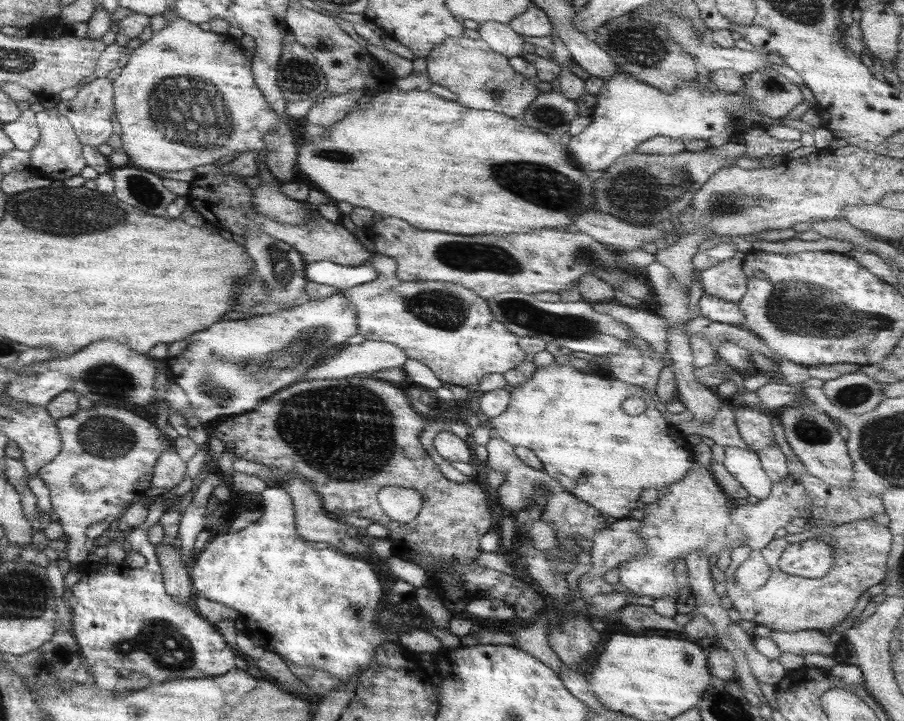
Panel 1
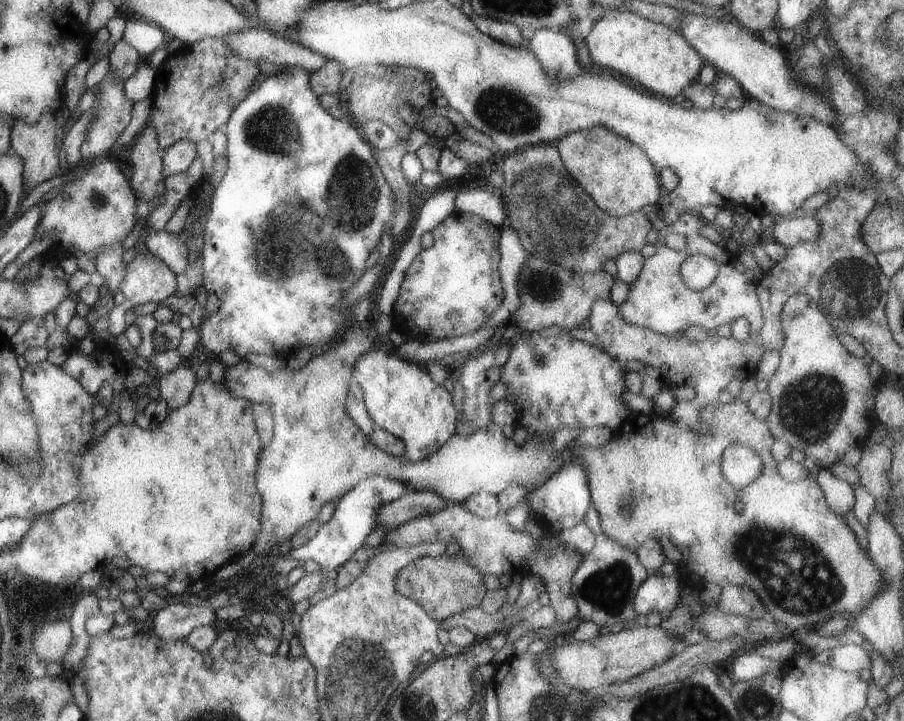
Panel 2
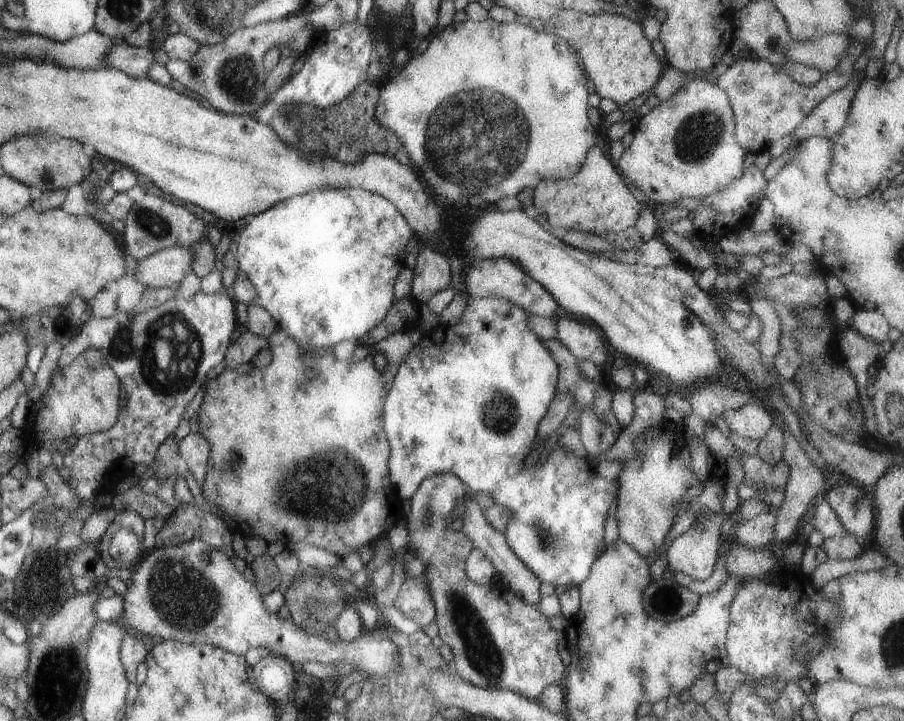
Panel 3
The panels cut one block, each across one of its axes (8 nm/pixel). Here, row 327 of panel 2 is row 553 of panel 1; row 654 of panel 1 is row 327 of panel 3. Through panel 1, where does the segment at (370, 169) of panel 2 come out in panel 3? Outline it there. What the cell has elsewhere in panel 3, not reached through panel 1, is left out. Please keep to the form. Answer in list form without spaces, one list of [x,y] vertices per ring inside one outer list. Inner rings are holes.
[[[332,187],[322,190],[310,191],[301,195],[296,195],[290,199],[286,199],[282,203],[271,206],[268,210],[257,214],[250,224],[247,224],[244,230],[240,232],[238,236],[238,248],[236,248],[236,260],[239,266],[239,270],[244,272],[246,278],[254,285],[257,290],[255,295],[254,304],[263,306],[263,309],[272,315],[272,318],[276,320],[279,326],[280,332],[294,338],[302,350],[320,350],[330,349],[332,350],[335,344],[338,344],[344,339],[358,340],[363,334],[366,334],[369,330],[372,330],[379,322],[384,320],[388,309],[395,301],[394,287],[395,280],[398,273],[404,268],[406,262],[406,244],[408,240],[413,238],[415,234],[407,223],[407,220],[396,210],[396,206],[388,200],[384,200],[382,196],[378,194],[358,188],[358,187],[346,187],[341,189],[334,189]],[[282,226],[290,226],[292,230],[286,232],[294,238],[294,246],[300,246],[300,244],[308,244],[308,260],[278,260],[278,234],[284,234],[280,228]]]

